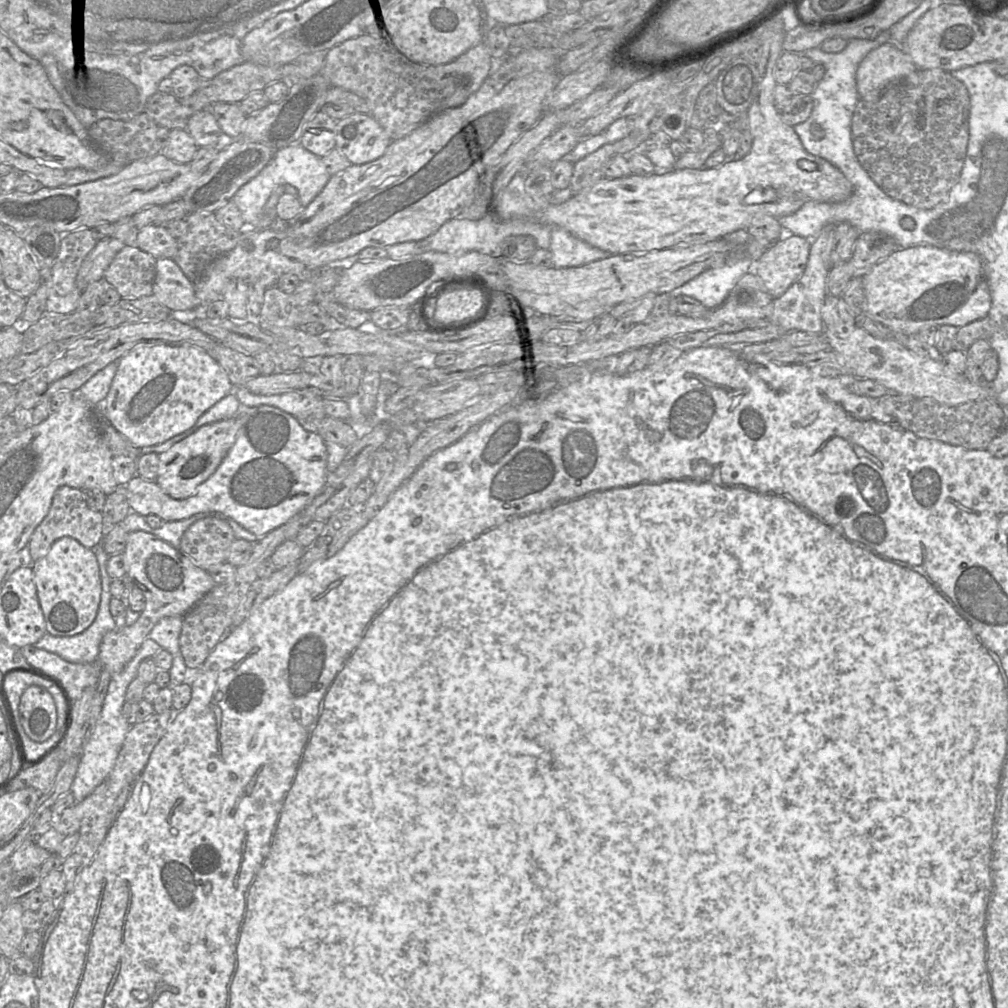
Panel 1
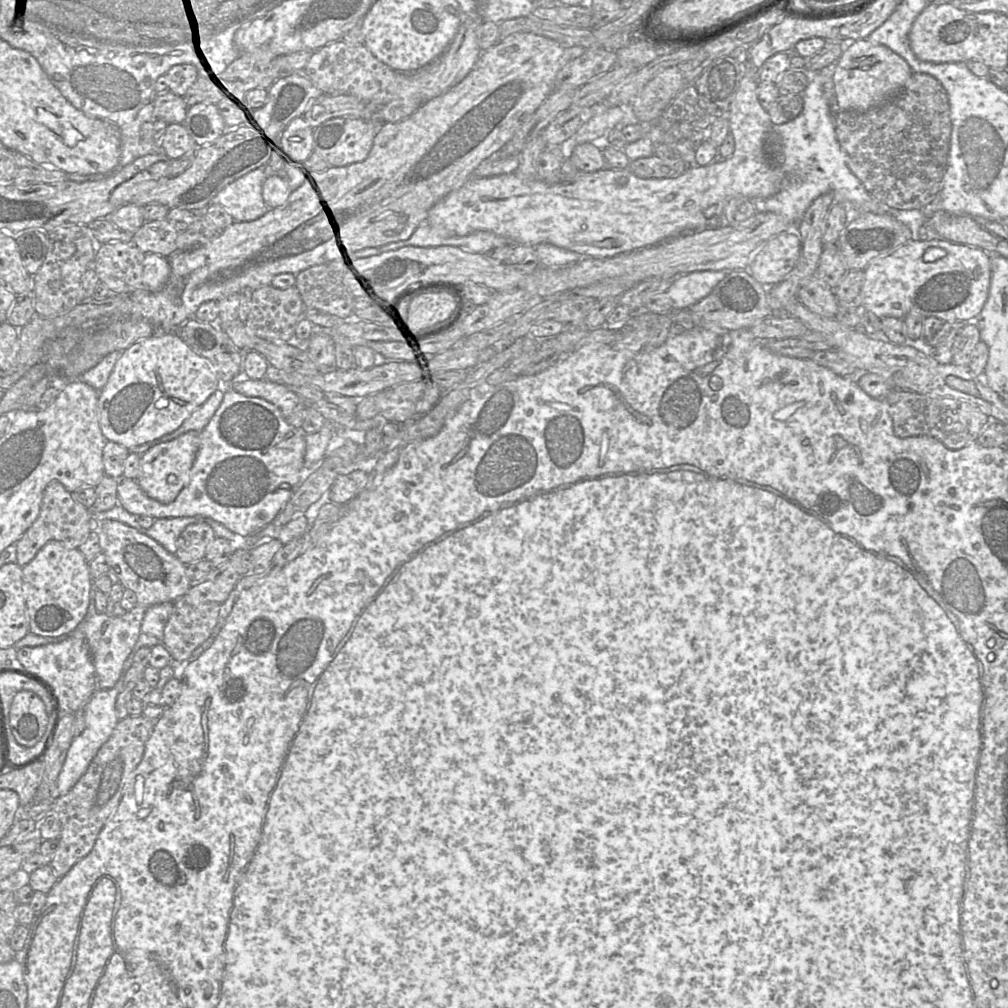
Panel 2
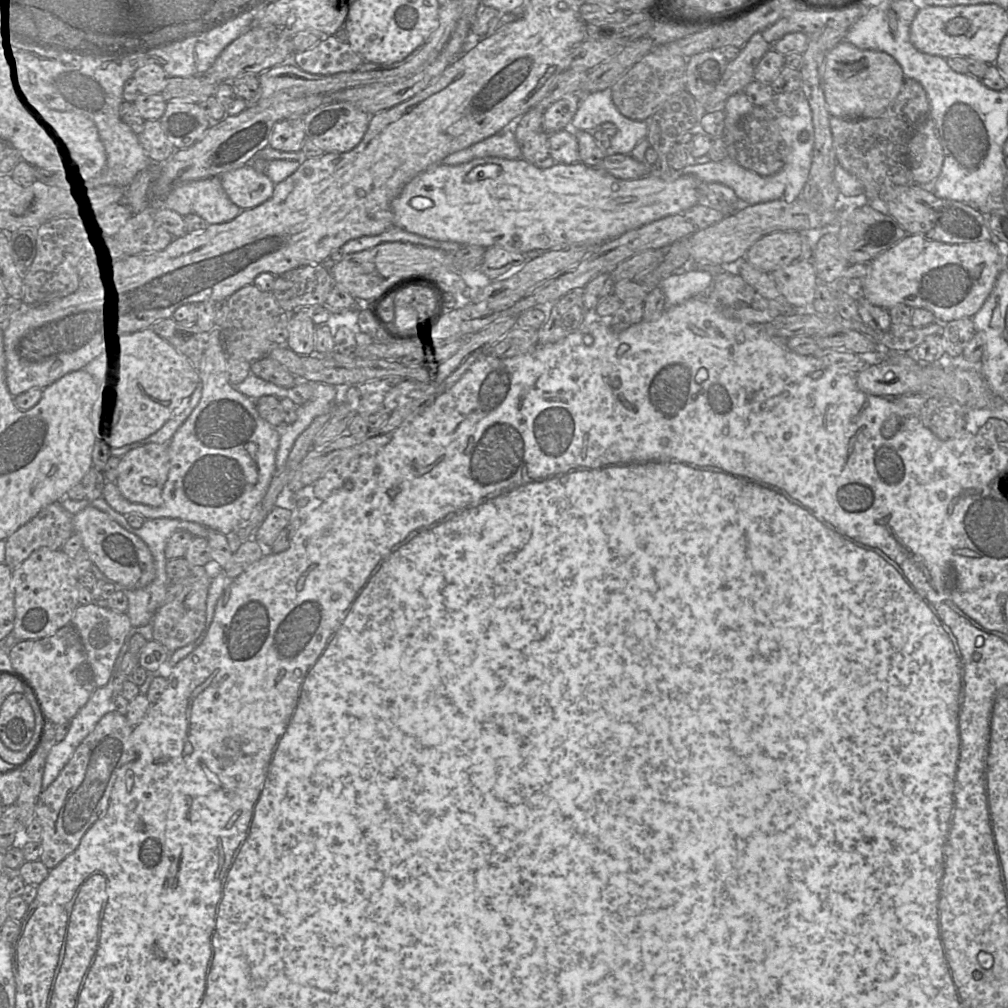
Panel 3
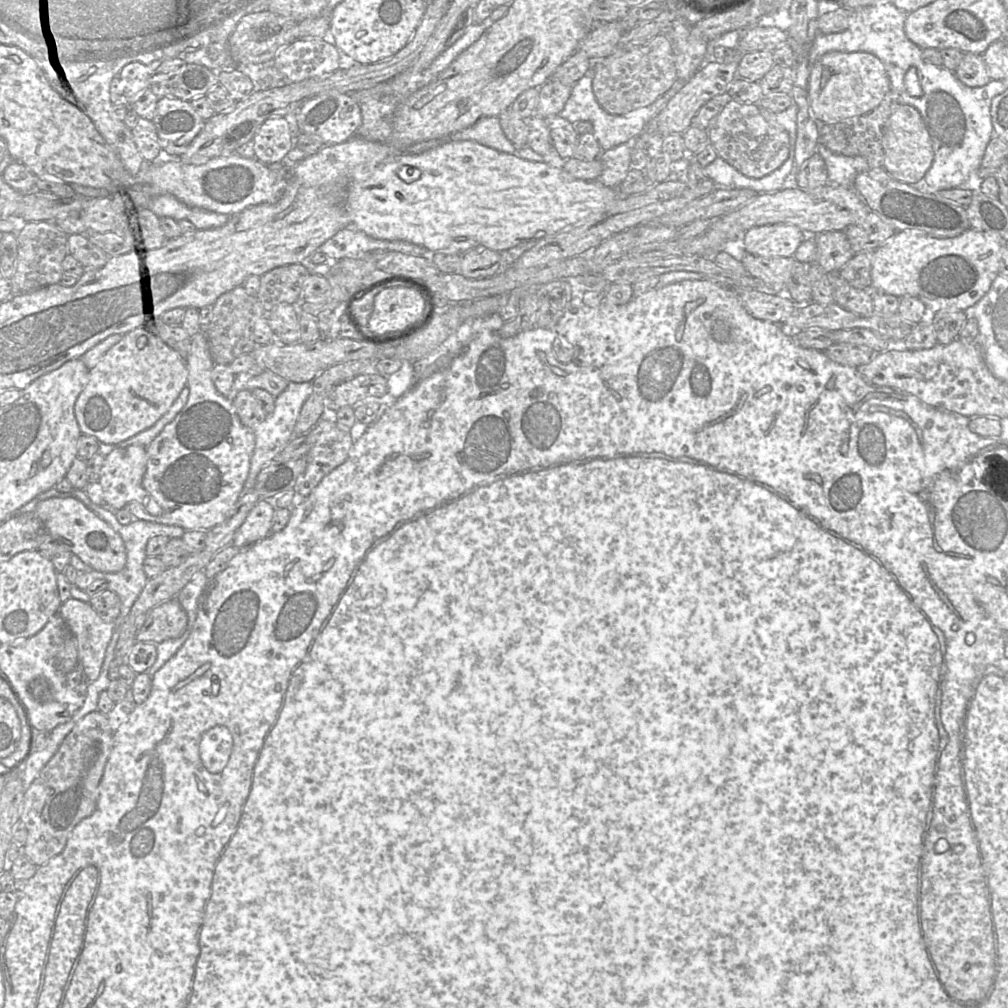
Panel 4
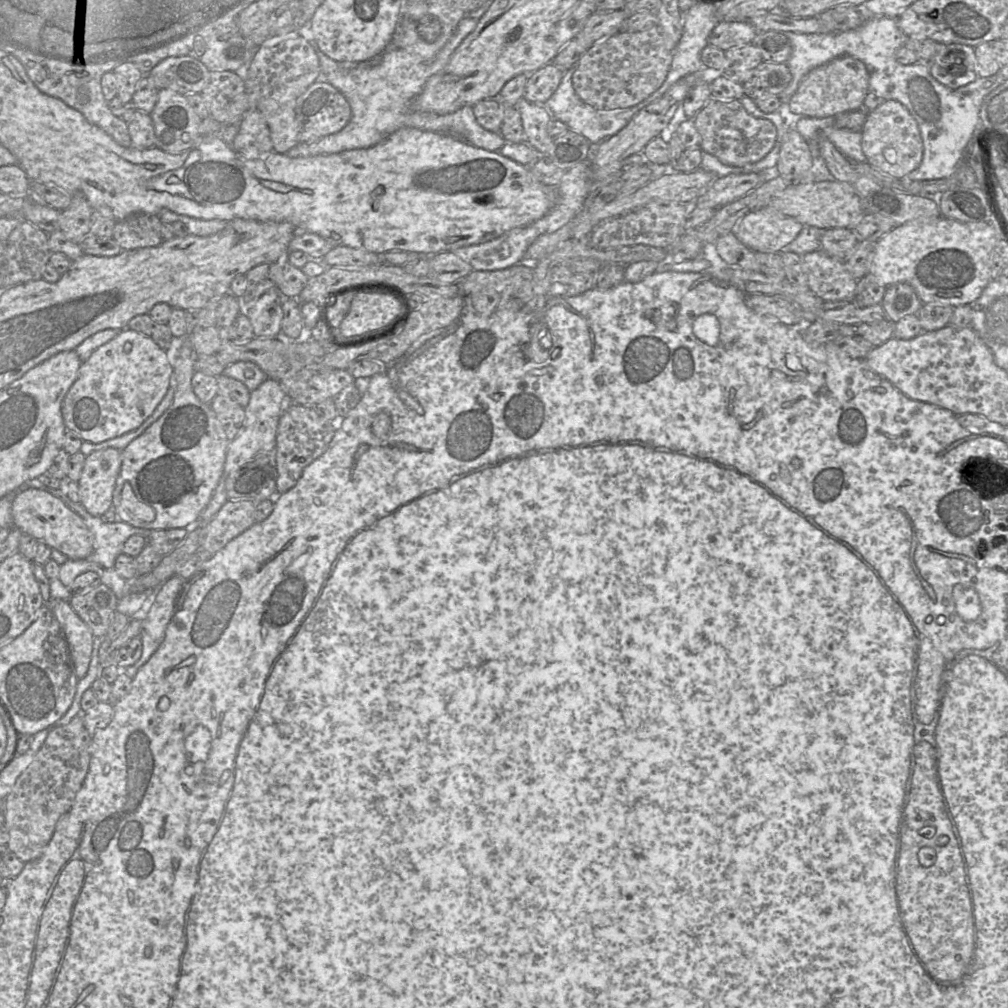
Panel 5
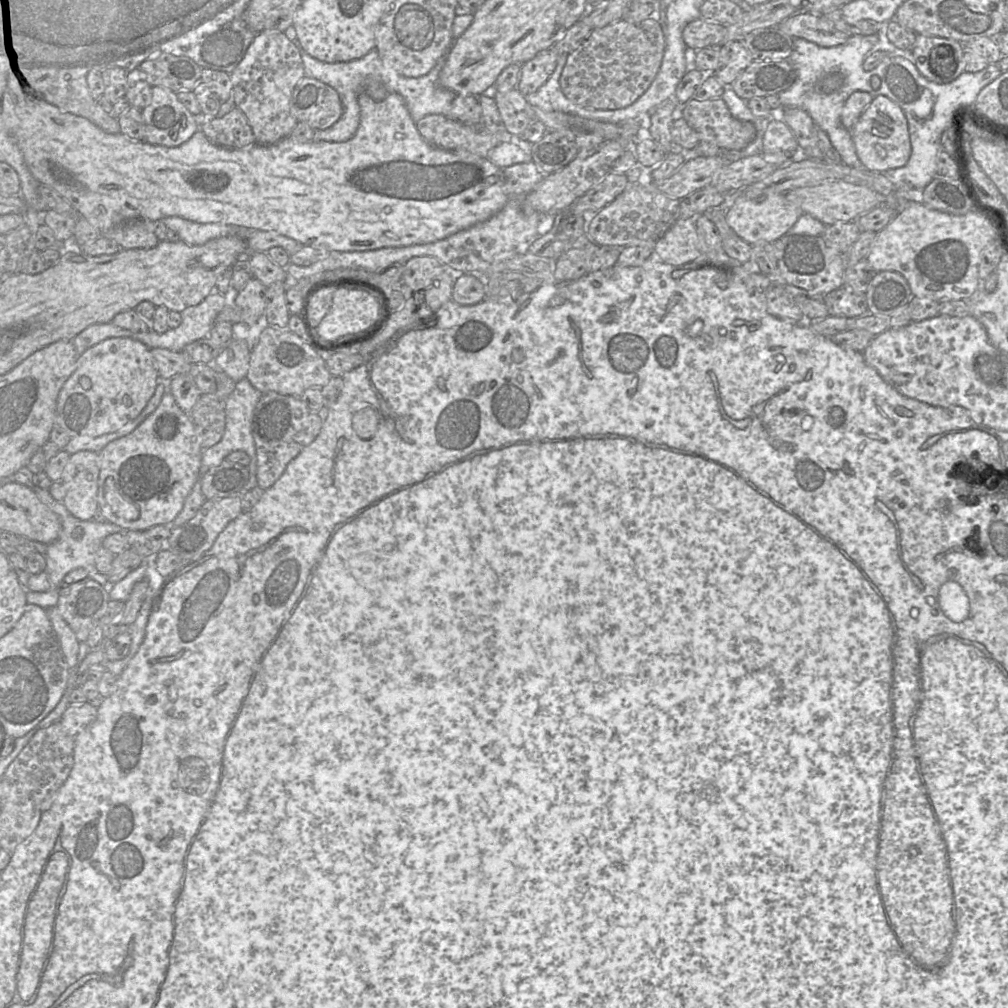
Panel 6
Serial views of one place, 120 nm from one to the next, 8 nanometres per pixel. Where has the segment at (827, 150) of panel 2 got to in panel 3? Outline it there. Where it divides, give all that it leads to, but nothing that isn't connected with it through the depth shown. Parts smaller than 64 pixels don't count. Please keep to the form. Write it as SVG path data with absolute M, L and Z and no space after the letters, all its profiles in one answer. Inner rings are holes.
M801 95L793 115L777 117L775 120L789 148L788 163L778 173L771 176L761 176L743 168L730 157L726 157L719 162L709 161L705 157L698 160L692 159L692 163L683 168L678 174L691 175L703 182L721 183L731 188L740 201L748 204L765 203L779 199L786 201L796 200L801 197L803 188L809 179L814 150L812 112L807 99Z

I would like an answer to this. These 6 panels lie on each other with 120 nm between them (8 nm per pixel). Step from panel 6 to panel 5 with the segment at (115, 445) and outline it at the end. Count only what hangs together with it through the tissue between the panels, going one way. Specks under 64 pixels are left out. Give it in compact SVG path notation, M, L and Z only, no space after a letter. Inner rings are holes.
M188 337L183 338L183 345L174 363L176 388L170 407L139 437L121 450L122 463L119 478L132 488L141 502L155 511L154 519L150 522L144 521L143 529L188 528L196 525L224 475L226 452L230 440L210 405L200 401L193 392L191 381L196 372L195 361L196 353L190 340Z

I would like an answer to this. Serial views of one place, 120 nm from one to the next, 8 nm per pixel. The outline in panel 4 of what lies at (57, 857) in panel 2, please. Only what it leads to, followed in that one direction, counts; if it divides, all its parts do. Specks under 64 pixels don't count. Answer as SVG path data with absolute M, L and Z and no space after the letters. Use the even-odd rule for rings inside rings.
M99 711L82 717L63 739L55 754L27 788L20 823L27 830L25 857L37 867L58 856L77 825L90 817L97 805L98 787L113 745L114 731Z

